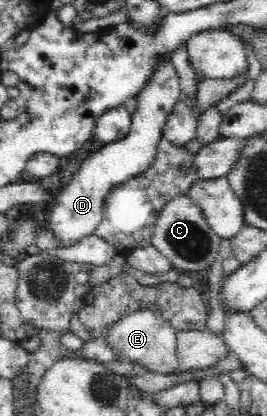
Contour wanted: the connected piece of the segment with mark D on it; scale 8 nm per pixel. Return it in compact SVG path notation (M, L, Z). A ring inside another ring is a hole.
M170 60L164 61L157 67L156 74L149 79L148 86L136 97L137 108L131 115L131 128L128 135L92 153L56 196L47 230L54 232L55 236L63 241L64 246L74 245L80 237L95 233L103 217L103 203L108 193L116 185L125 183L150 168L163 135L166 115L182 96L178 85L178 74L174 66Z

